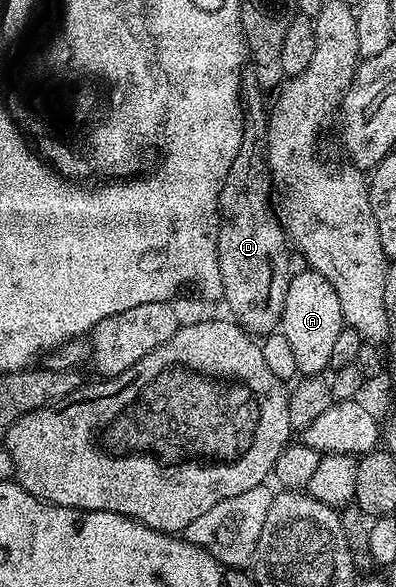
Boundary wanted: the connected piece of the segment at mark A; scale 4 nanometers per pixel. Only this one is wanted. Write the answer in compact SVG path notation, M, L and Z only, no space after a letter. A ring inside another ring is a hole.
M301 268L301 271L298 269L289 282L279 325L279 332L287 336L289 347L293 350L298 375L321 376L330 369L331 352L344 326L345 317L339 296L335 288L331 288L331 280L308 268Z

